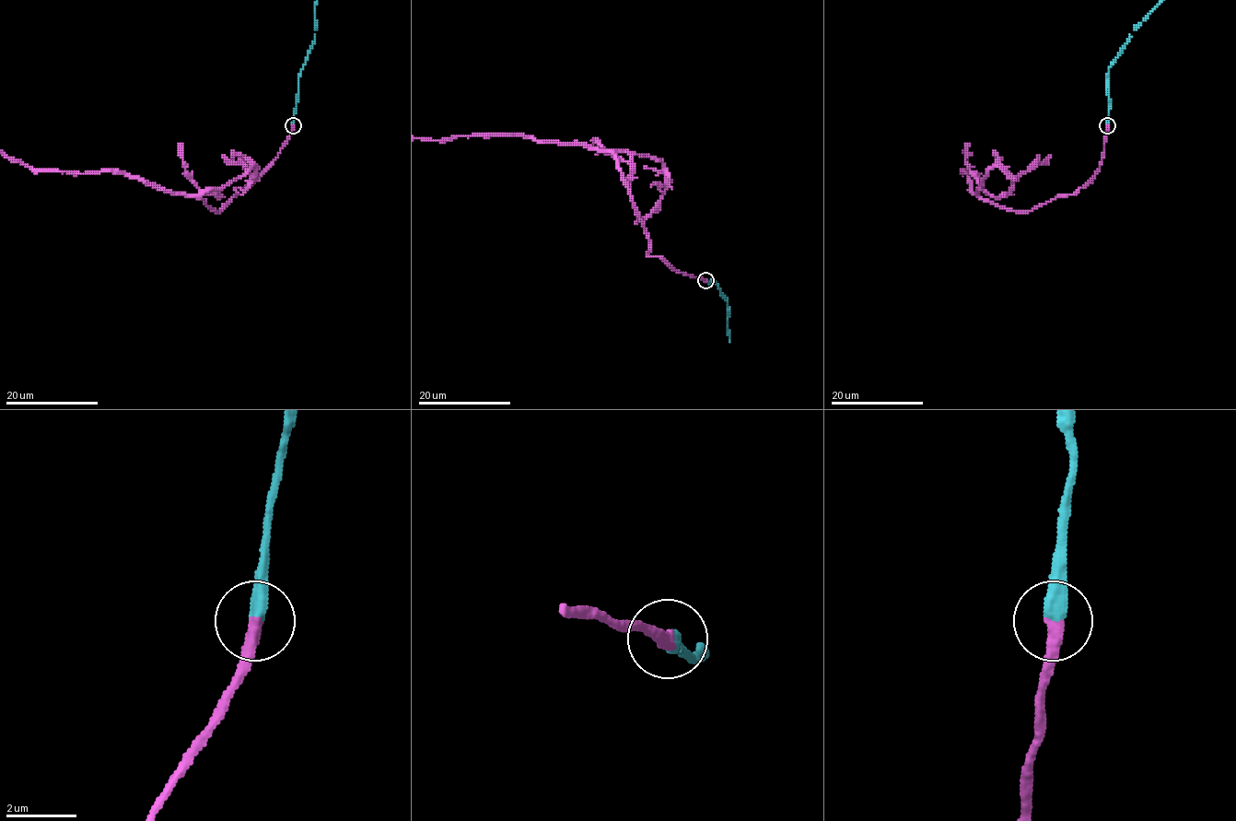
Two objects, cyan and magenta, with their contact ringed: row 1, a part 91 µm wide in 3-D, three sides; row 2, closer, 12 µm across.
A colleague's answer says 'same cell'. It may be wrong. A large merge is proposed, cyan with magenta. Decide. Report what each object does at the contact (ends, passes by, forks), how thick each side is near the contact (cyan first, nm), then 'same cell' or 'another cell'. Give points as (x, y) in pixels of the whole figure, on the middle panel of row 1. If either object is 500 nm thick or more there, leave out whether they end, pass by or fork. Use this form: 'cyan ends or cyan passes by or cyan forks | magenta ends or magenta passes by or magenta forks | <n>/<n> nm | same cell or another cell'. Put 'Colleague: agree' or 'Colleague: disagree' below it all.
cyan ends | magenta ends | 440/400 nm | same cell
Colleague: agree

